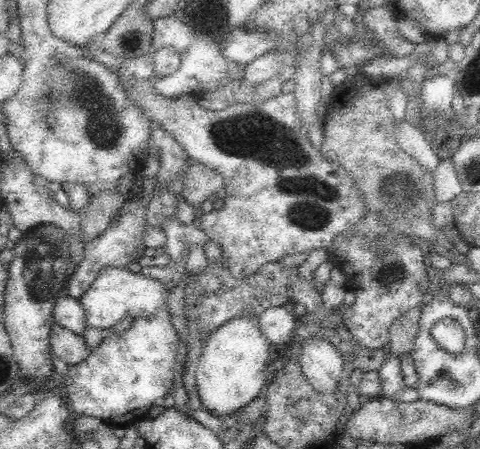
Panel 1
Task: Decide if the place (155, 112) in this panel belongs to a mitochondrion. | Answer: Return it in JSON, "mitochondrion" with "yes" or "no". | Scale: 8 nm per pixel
{"mitochondrion":"no"}

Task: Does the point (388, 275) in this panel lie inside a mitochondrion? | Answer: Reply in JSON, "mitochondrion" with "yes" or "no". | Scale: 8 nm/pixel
{"mitochondrion":"yes"}

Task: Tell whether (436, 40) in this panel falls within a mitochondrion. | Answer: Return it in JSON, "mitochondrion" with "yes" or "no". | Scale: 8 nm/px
{"mitochondrion":"no"}

